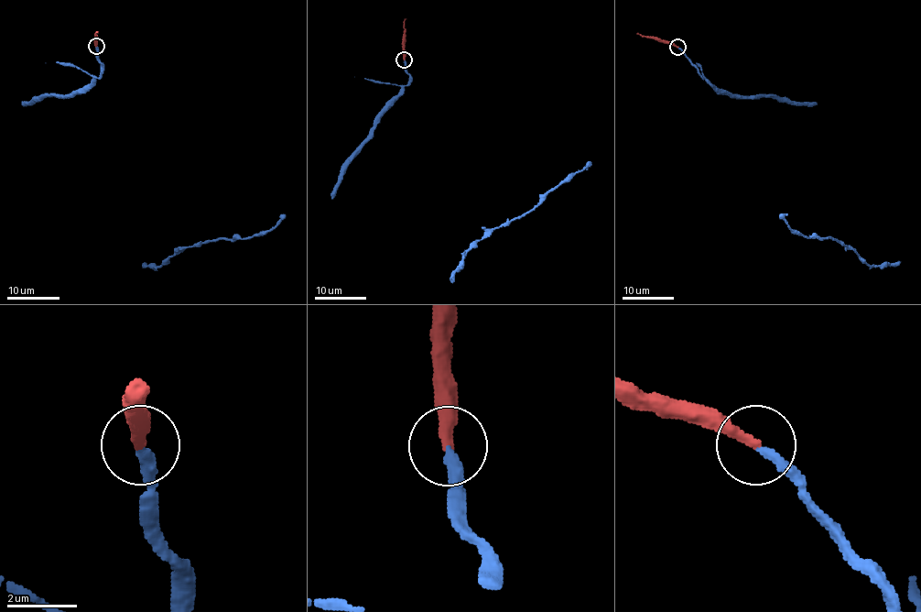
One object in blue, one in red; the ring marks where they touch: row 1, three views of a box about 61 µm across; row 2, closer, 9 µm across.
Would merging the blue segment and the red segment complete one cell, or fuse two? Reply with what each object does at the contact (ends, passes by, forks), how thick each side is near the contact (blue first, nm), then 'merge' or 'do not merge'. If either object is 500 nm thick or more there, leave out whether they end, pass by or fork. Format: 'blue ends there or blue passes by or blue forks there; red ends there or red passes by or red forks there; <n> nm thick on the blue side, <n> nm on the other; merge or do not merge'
blue ends there; red ends there; 280 nm thick on the blue side, 320 nm on the other; merge

